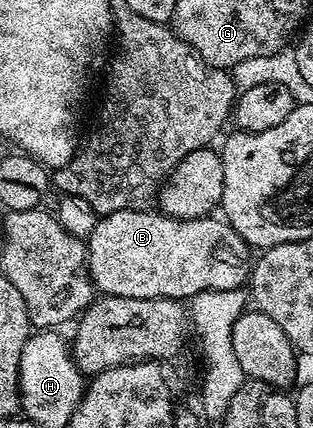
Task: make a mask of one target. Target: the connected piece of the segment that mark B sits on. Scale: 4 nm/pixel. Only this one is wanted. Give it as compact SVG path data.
M138 207L104 214L97 226L90 231L87 238L89 280L93 282L98 294L135 299L191 299L195 294L208 293L211 289L236 289L246 284L251 273L250 250L228 221L216 221L216 216L213 215L181 221L177 217L167 217L160 211L144 213L145 211Z

